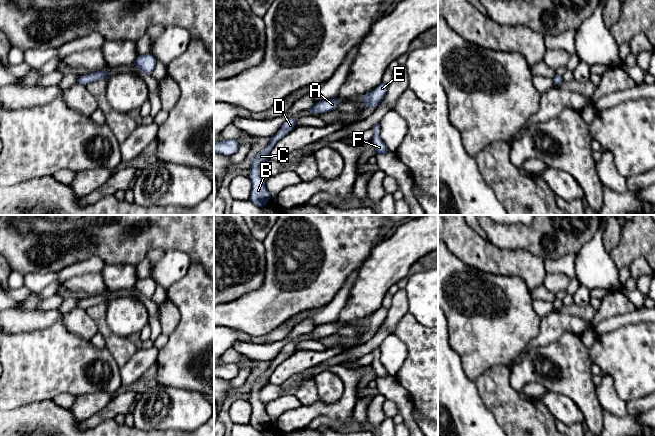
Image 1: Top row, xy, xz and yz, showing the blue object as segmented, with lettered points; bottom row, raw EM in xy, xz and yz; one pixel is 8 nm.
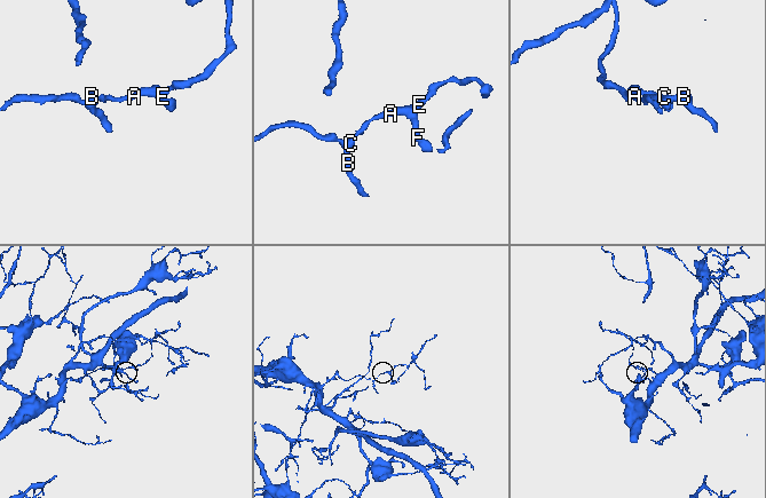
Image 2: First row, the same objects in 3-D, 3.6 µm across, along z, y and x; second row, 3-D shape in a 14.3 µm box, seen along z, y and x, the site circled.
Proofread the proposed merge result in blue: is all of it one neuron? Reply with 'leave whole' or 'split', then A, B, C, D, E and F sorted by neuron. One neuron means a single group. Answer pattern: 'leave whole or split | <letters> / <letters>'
leave whole | A B C D E F

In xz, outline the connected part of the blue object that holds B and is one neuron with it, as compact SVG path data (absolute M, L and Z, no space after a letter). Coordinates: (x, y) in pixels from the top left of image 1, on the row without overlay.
M289 342L286 344L277 357L271 360L271 364L264 374L256 378L251 385L251 397L249 402L252 406L252 413L249 424L255 429L263 431L271 422L271 419L266 412L266 406L259 398L259 392L267 384L267 381L274 369L293 354L297 344L298 343L296 342Z

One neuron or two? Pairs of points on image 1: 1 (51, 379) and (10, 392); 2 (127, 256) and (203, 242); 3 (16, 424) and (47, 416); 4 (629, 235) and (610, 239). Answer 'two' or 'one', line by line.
1: one
2: one
3: one
4: two

